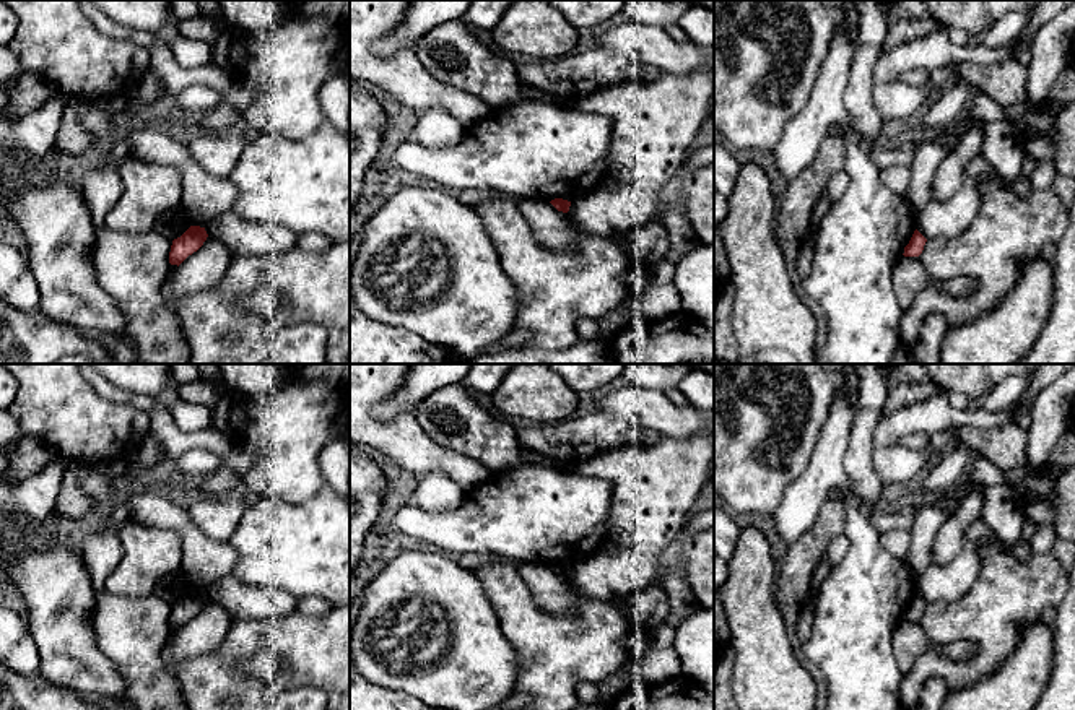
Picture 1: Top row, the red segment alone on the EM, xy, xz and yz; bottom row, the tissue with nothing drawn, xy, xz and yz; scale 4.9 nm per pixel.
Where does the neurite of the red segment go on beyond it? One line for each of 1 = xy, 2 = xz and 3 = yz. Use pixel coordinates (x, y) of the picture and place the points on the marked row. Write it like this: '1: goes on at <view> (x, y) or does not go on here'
1: does not go on here
2: does not go on here
3: does not go on here

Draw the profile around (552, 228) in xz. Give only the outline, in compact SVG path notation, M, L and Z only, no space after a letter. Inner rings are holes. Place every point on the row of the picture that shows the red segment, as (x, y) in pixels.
M522 200L519 210L542 245L556 252L577 249L581 234L572 226L568 213L558 211L550 201L543 200Z

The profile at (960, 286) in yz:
M955 278L945 283L948 294L956 297L969 297L976 291L976 281L971 278Z

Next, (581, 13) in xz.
M542 0L558 10L576 29L598 29L621 13L626 0Z

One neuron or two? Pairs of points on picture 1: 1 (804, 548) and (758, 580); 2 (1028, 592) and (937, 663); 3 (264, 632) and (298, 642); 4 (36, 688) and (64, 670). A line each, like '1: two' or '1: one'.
1: two
2: one
3: one
4: two

